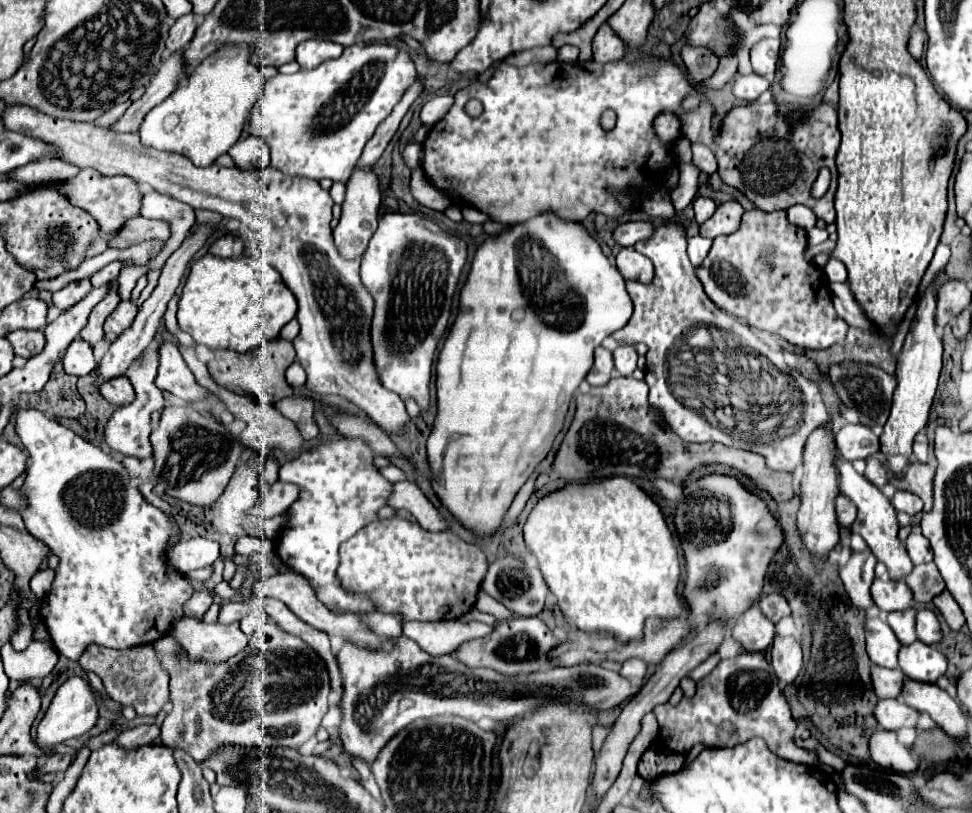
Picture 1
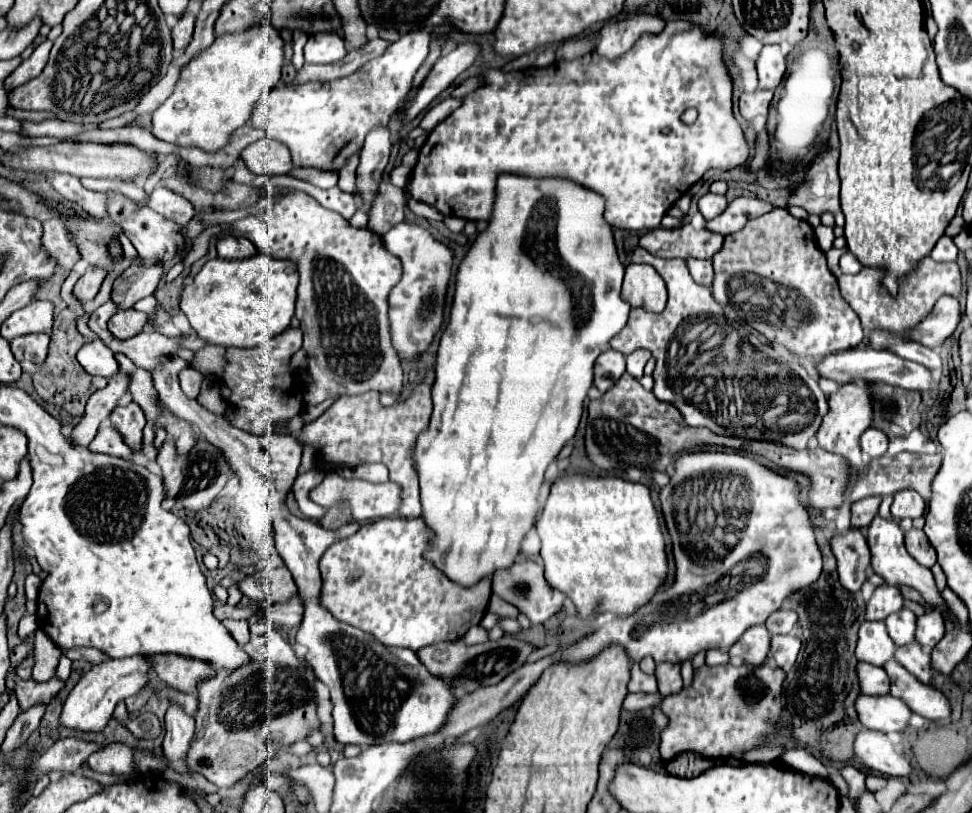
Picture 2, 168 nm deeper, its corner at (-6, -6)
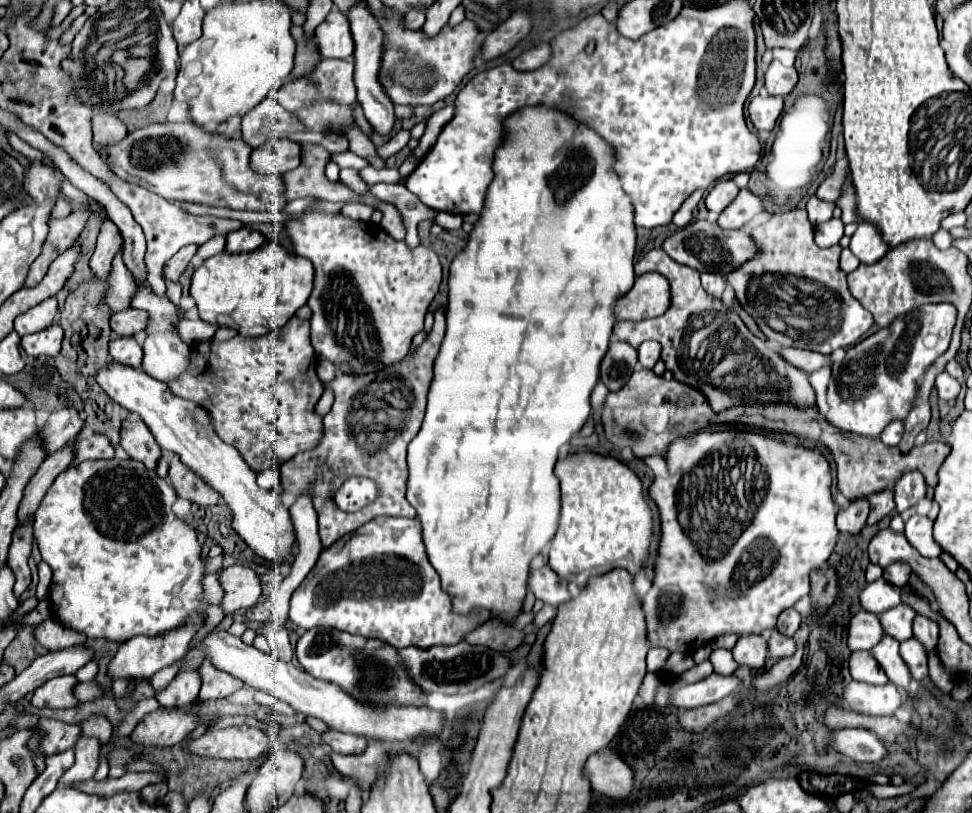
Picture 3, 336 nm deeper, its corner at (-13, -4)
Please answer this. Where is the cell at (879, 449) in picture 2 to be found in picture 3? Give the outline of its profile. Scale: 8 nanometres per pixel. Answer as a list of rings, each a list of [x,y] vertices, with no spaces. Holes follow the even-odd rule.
[[[900,420],[890,422],[890,424],[882,430],[882,434],[880,434],[880,440],[882,440],[886,446],[898,446],[900,438],[902,438],[902,422],[900,422]]]

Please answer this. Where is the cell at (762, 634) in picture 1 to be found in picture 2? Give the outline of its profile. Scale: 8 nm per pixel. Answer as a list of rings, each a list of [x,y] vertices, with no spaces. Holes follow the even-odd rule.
[[[753,626],[731,646],[729,654],[741,658],[743,662],[747,662],[751,666],[759,666],[767,658],[769,642],[771,642],[771,636],[769,636],[767,628],[765,626]]]

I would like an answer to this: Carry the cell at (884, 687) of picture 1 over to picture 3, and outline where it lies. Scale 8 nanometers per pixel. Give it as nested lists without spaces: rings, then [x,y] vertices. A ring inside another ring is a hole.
[[[852,652],[850,656],[850,674],[858,682],[866,684],[886,684],[888,678],[876,658],[870,652]]]

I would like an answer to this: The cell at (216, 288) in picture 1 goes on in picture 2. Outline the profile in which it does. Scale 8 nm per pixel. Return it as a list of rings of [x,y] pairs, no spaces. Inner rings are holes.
[[[237,234],[217,242],[217,256],[219,258],[209,260],[181,292],[179,306],[187,314],[191,328],[209,344],[225,348],[253,348],[279,336],[295,314],[299,284],[295,262],[260,254],[251,240]]]

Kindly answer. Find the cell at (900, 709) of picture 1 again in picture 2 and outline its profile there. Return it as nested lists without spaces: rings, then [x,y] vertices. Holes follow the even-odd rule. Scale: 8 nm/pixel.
[[[859,696],[855,700],[855,710],[859,714],[859,722],[877,732],[901,732],[909,724],[911,710],[895,696]]]

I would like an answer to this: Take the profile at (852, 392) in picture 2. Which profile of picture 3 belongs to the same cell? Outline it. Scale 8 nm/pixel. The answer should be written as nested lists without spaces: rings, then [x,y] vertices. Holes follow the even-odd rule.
[[[928,304],[900,316],[890,328],[878,330],[856,346],[844,352],[834,352],[828,386],[830,410],[826,420],[842,432],[866,438],[878,438],[890,420],[904,420],[910,412],[910,404],[914,404],[914,392],[924,370],[948,350],[954,324],[954,304]]]

